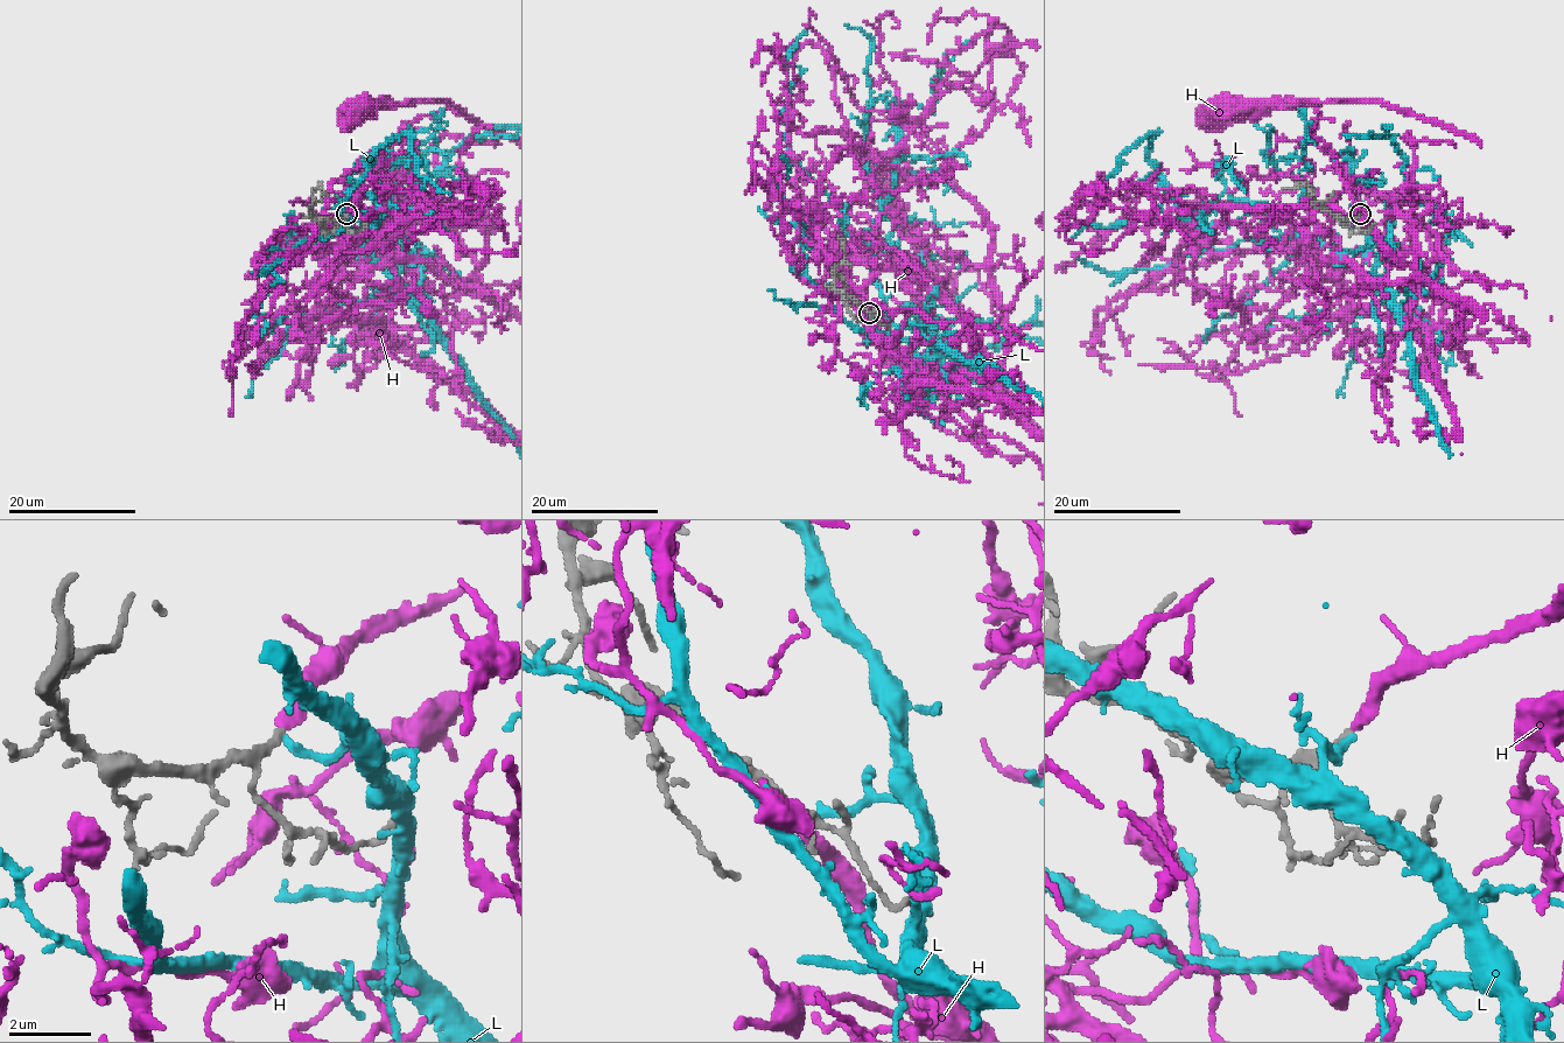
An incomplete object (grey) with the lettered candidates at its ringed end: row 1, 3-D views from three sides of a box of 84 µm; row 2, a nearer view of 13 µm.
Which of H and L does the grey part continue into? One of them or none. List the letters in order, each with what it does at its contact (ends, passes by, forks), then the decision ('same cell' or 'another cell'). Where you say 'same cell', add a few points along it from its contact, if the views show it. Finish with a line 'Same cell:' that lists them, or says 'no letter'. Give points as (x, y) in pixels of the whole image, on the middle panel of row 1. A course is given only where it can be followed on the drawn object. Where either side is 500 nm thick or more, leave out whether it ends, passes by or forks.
H: it ends; same cell
L: it ends; another cell
Same cell: H

